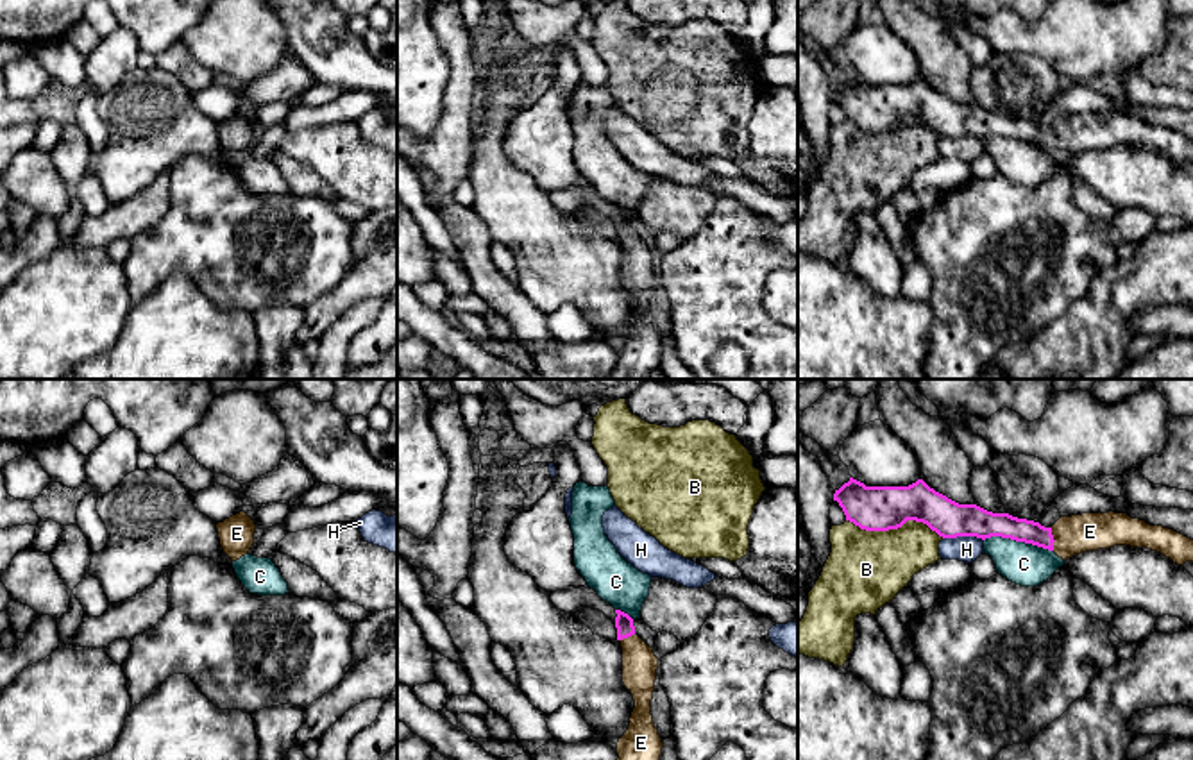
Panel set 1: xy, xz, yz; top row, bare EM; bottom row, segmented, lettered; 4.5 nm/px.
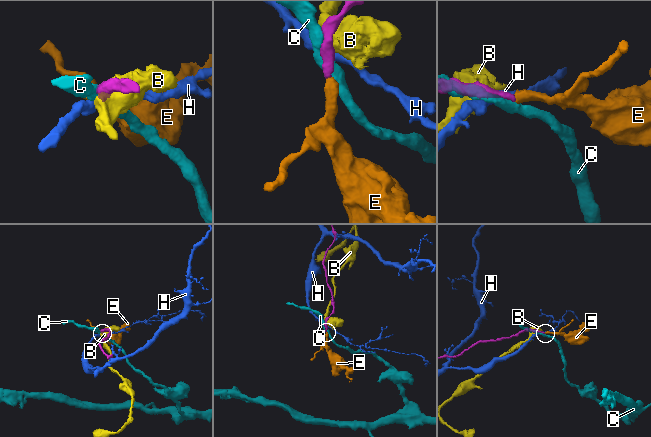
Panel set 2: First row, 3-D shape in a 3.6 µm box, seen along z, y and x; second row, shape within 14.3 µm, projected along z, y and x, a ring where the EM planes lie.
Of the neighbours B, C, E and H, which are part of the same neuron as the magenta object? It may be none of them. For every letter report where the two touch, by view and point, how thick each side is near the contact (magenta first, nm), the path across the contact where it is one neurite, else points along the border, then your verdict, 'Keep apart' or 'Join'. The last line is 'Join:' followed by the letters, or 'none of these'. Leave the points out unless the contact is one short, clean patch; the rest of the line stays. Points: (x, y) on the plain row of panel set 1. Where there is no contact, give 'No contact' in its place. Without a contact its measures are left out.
B: Touches magenta at yz (895, 127). Thickness 200 nm (magenta) against 360 nm. Keep apart
C: Touches magenta at yz (1018, 140). Thickness 140 nm (magenta) against 190 nm. Keep apart
E: Touches magenta at yz (1052, 138). Thickness 110 nm (magenta) against 180 nm. Path across: yz (998, 124), (1052, 138), (1090, 131). Join
H: Touches magenta at yz (963, 135). Thickness 170 nm (magenta) against 110 nm. Boundary: yz (943, 136), (979, 136), (982, 140). Keep apart
Join: E

